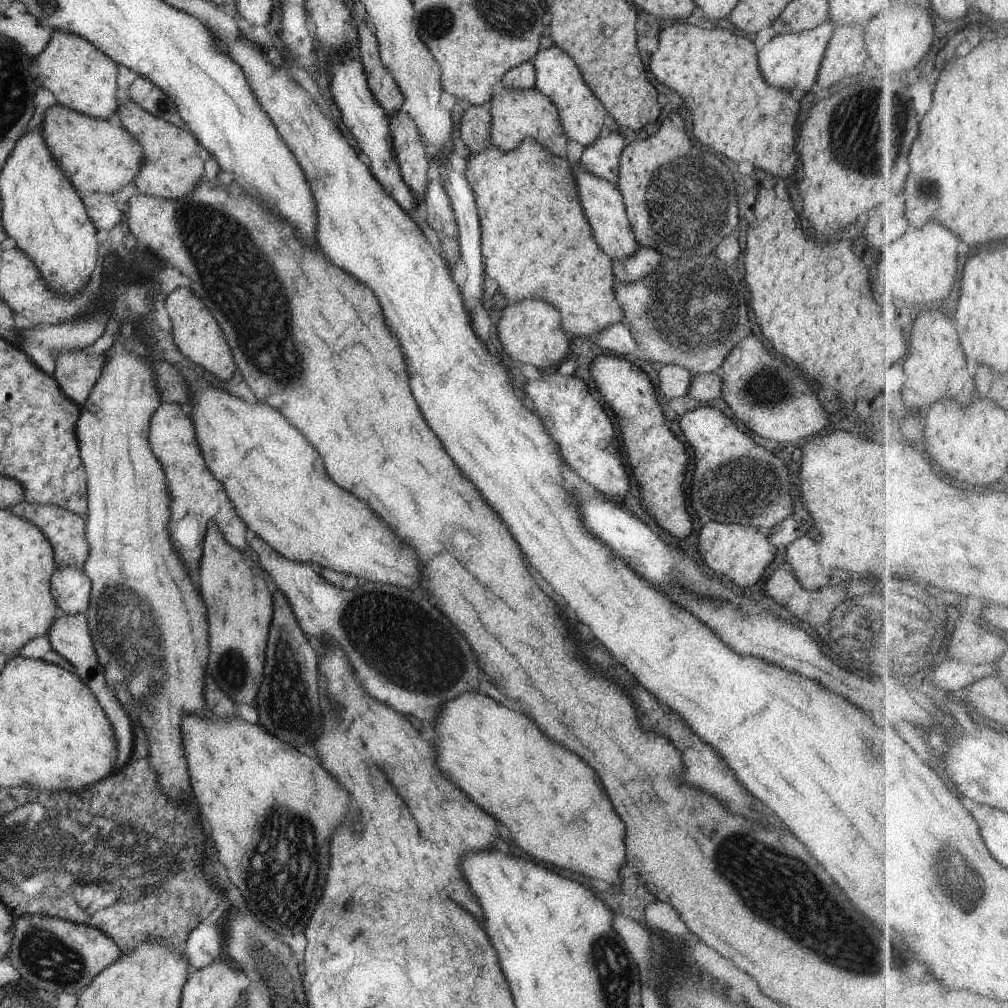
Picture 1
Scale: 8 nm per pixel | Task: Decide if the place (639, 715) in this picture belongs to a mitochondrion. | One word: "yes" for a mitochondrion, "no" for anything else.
no

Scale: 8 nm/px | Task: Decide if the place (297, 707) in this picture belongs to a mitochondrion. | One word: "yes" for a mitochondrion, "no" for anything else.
yes

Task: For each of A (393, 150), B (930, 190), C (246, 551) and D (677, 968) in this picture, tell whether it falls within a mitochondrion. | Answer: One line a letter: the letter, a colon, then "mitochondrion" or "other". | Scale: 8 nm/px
A: other
B: mitochondrion
C: other
D: other

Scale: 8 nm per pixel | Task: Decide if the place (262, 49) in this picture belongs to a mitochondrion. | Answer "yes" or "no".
no

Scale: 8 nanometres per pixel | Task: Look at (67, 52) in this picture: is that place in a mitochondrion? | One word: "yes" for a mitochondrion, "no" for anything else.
no

